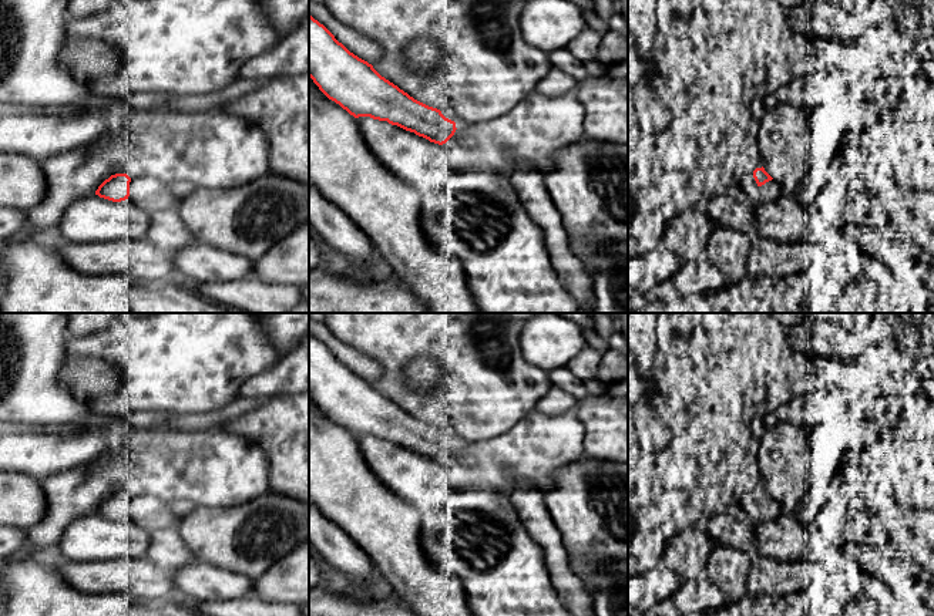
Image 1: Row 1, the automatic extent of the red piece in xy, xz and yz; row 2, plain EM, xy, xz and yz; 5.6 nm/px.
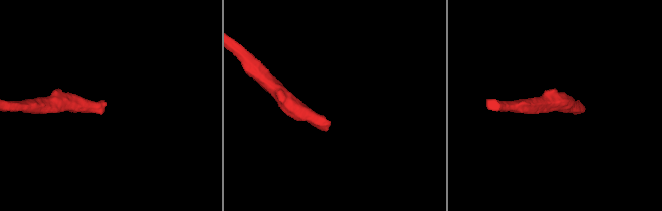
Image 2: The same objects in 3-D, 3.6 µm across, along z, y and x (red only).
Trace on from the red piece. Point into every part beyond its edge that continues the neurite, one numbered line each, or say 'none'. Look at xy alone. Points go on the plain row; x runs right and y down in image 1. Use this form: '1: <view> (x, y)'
1: xy (150, 512)

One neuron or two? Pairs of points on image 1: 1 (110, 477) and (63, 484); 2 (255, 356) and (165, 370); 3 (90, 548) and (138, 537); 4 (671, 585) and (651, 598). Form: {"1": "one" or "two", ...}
{"1": "one", "2": "one", "3": "one", "4": "one"}

